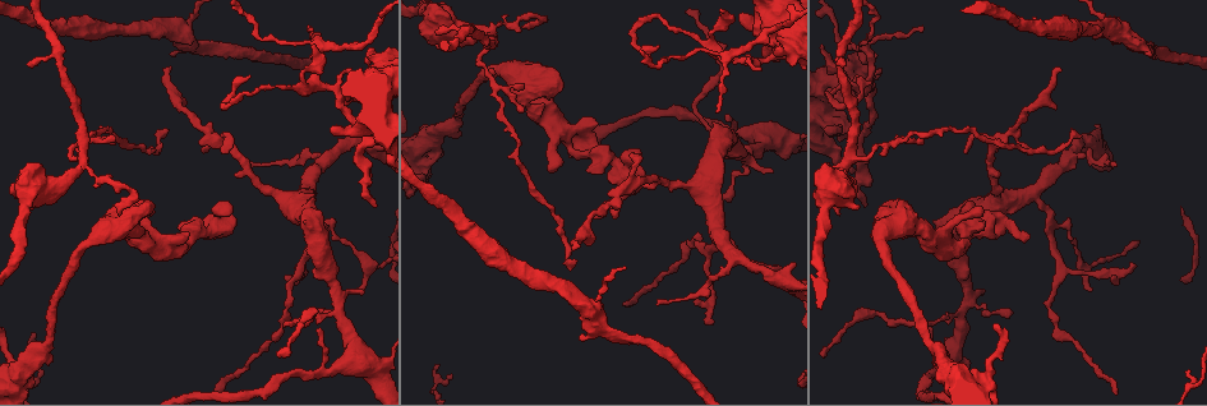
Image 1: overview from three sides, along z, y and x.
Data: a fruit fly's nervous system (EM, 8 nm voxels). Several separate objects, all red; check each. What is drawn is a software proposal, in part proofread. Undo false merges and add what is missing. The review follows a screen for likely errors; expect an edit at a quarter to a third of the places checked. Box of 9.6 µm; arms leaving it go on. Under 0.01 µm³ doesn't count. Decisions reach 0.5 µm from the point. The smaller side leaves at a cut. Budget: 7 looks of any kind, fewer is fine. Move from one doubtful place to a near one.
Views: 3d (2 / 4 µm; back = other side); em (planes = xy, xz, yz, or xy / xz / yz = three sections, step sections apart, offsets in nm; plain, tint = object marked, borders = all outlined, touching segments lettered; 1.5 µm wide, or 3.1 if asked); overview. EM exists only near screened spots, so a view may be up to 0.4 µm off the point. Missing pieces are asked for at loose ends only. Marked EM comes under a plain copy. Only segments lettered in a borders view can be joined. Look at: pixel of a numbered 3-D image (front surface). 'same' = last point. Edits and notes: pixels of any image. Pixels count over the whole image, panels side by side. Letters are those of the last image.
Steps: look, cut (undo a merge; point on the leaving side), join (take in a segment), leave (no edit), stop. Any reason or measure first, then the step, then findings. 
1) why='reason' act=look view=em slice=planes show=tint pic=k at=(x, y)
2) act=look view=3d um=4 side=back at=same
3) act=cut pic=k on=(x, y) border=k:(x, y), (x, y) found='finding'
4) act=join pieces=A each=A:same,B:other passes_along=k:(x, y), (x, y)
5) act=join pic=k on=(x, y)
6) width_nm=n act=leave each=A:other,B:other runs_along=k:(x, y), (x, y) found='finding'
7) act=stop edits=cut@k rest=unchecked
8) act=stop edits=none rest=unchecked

why='an open end' act=look view=em slice=planes show=borders pic=1 at=(593, 218)

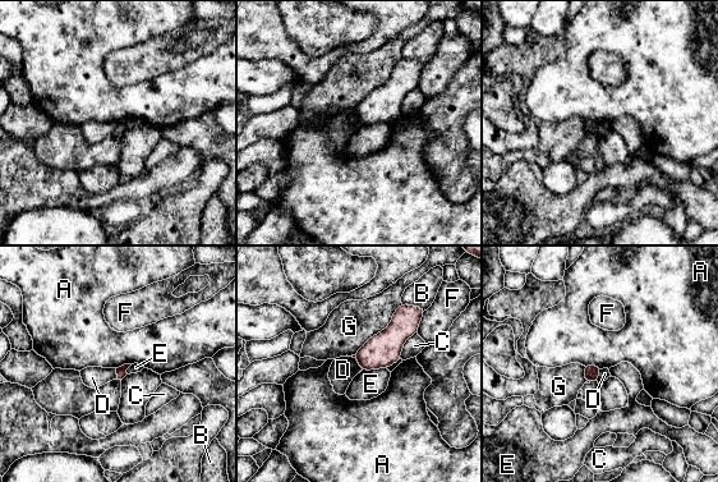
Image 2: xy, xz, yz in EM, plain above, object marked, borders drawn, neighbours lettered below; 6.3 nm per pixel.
act=leave each=A:other,B:other,C:other,D:other,E:other,F:other,G:other found='none of them fits'

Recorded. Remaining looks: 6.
act=look view=em slice=planes show=borders pic=1 at=(583, 339)

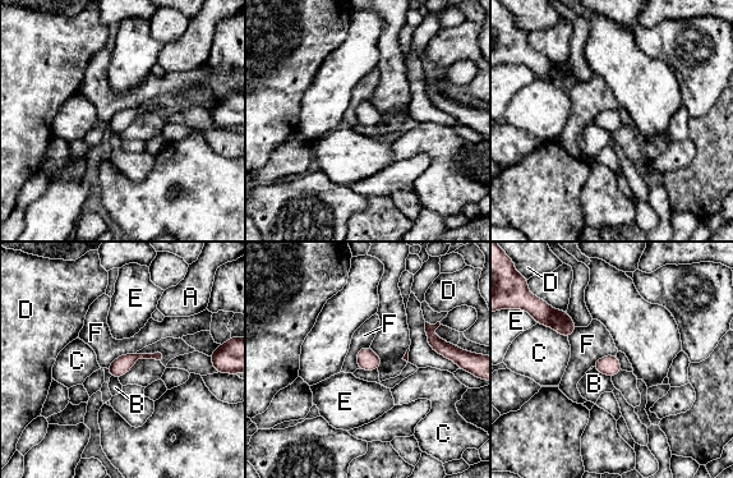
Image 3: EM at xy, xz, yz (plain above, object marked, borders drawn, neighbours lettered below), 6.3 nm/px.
act=leave each=A:other,B:other,C:other,D:other,E:other,F:other runs_along=3:(157, 355), (134, 357), (113, 373) found='none of them fits'

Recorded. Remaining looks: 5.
act=look view=3d um=4 pic=1 at=(863, 131)

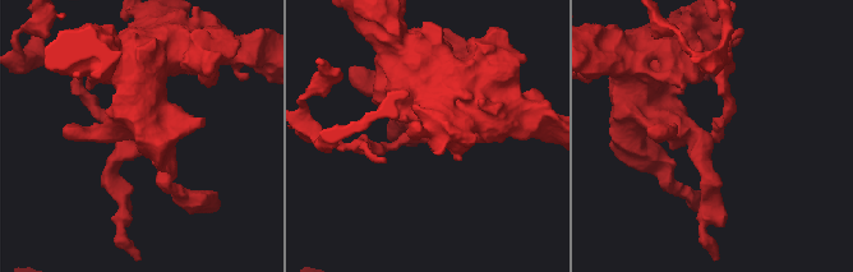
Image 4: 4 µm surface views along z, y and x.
arms=3 arm_widths_nm=160,200,420 act=look view=em slice=yz step=4 show=tint pic=4 at=(709, 135)

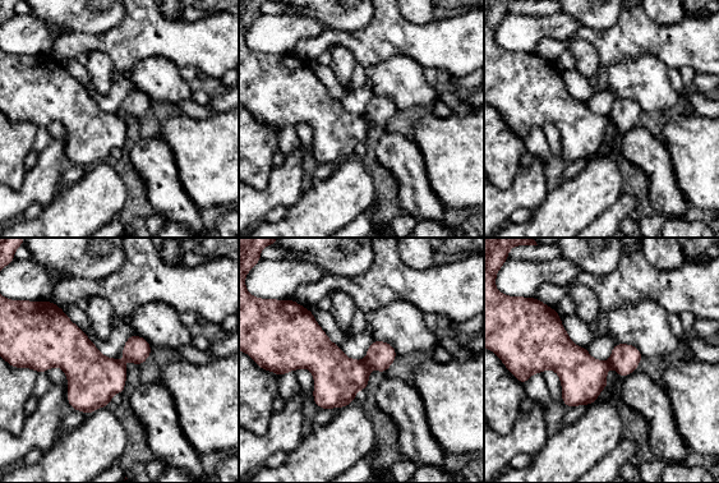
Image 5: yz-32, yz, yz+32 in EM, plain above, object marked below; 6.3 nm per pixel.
why='another direction' act=look view=em slice=planes show=borders at=same

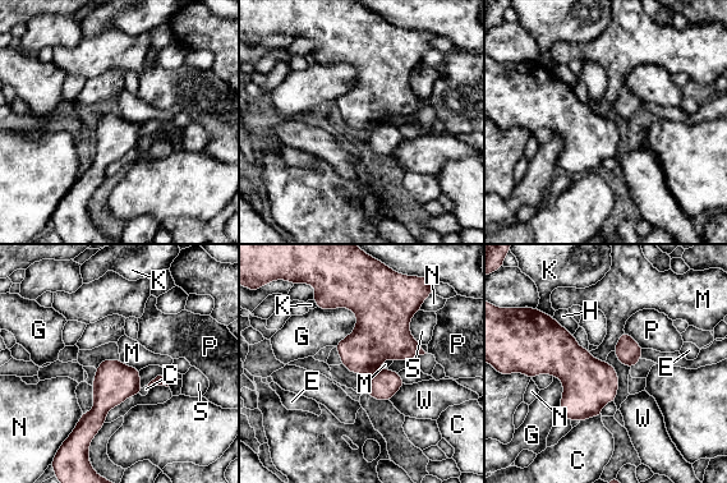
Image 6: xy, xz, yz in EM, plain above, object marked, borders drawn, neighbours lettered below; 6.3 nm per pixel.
width_nm=260 act=cut pic=6 on=(385, 383) each=C:other,E:other,G:other,H:other,K:other,M:other,N:other,P:other,S:other,W:other border=6:(377, 368), (372, 373) found='two cells meet here'

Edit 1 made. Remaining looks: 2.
act=stop edits=cut@6 rest=unchecked

